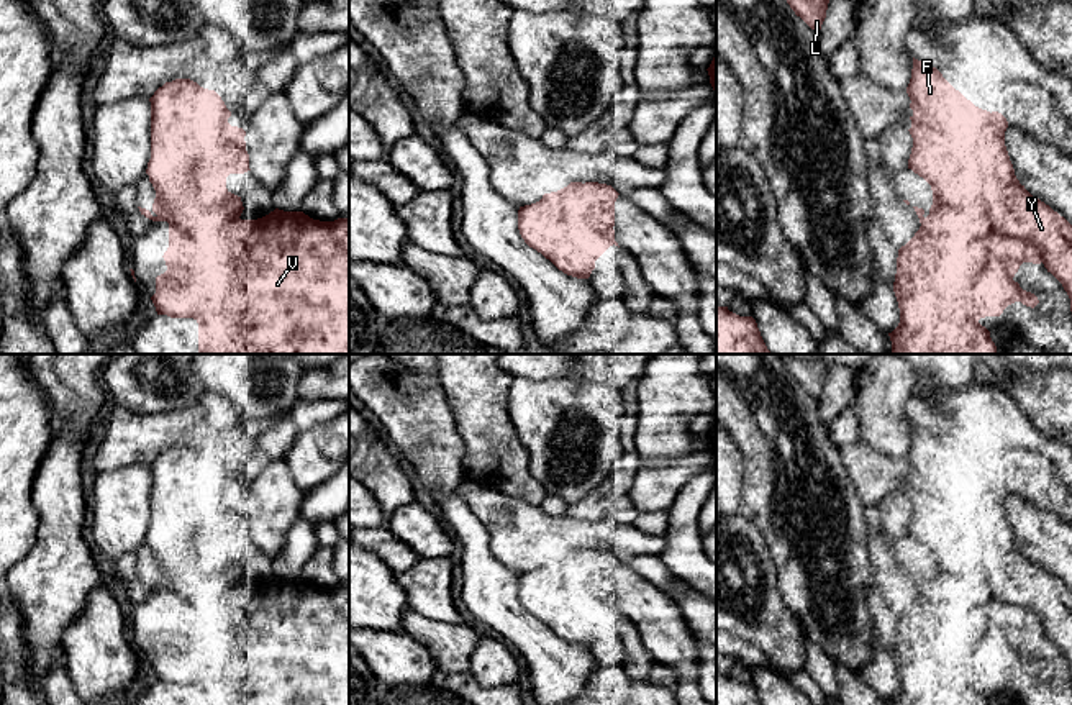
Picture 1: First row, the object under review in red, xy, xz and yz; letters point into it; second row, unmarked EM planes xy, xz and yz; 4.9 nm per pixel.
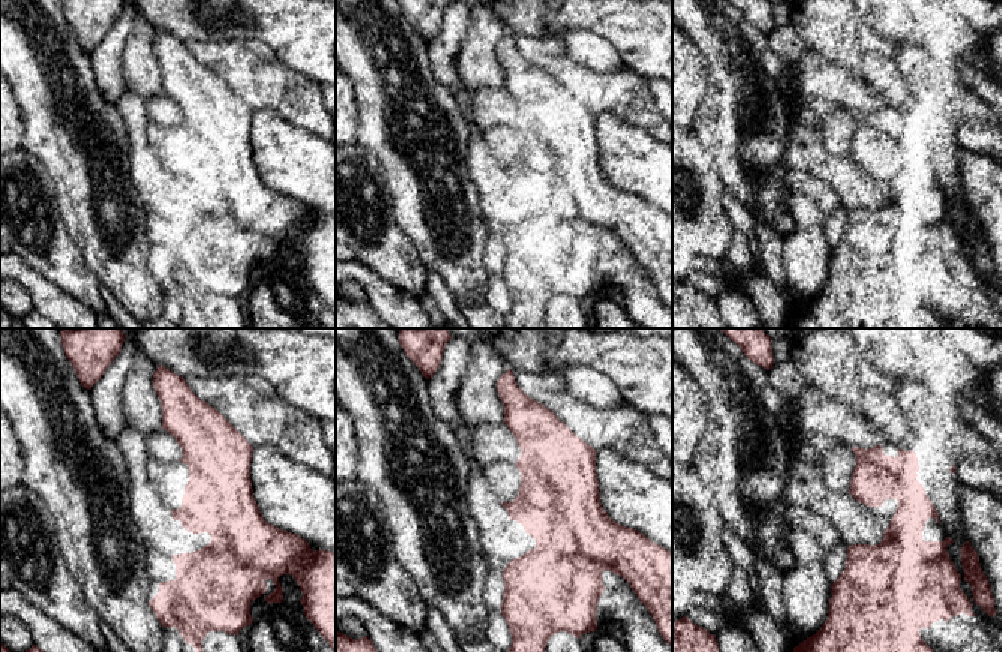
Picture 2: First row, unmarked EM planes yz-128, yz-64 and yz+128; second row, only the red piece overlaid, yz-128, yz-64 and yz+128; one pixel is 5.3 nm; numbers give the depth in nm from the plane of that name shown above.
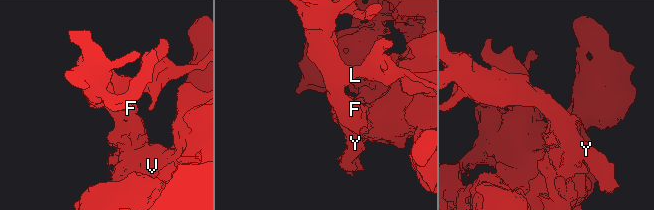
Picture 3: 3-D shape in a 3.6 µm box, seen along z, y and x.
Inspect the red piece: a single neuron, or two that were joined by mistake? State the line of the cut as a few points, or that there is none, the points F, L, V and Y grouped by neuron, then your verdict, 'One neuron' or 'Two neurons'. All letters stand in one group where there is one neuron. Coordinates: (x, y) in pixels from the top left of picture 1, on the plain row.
Split along yz (912, 469), (977, 541), (992, 597), (1043, 628). Groups: F L Y / V. Two neurons

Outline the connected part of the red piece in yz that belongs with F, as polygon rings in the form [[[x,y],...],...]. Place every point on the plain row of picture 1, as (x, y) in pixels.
[[[915,425],[906,461],[938,489],[944,518],[965,521],[962,534],[979,541],[995,602],[1031,610],[1067,659],[1072,679],[1072,592],[1016,546],[1005,513],[1008,494],[967,467],[936,434]]]

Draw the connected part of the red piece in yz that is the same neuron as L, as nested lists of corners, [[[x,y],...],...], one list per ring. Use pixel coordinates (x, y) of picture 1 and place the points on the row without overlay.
[[[784,357],[785,367],[790,375],[800,384],[811,397],[820,398],[826,385],[829,366],[821,359],[798,359]]]

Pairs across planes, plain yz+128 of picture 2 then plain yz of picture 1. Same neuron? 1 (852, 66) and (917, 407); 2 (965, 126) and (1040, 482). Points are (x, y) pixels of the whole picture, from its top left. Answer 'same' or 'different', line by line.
1: different
2: same

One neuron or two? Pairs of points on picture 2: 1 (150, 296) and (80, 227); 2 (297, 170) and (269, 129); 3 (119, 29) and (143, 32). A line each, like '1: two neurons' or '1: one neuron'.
1: one neuron
2: one neuron
3: two neurons

